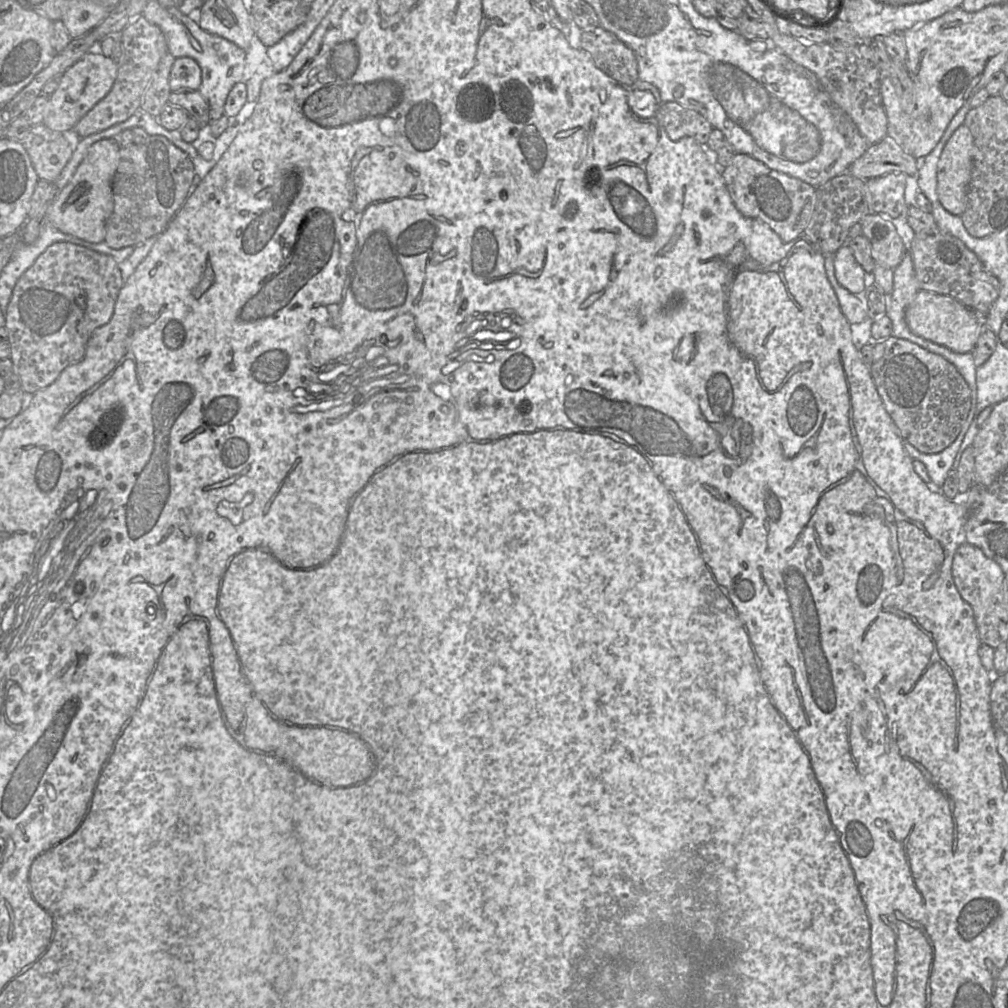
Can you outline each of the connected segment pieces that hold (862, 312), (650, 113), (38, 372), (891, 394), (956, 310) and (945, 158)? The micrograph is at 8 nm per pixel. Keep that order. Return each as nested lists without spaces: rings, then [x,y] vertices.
[[[824,254],[824,265],[840,309],[848,322],[850,324],[863,322],[868,317],[868,307],[863,296],[852,294],[838,283],[834,272],[834,255]]]
[[[636,80],[631,86],[622,86],[627,89],[627,101],[631,109],[631,112],[640,118],[651,118],[654,117],[658,107],[662,103],[659,90],[651,83]]]
[[[70,242],[50,245],[18,279],[4,312],[10,359],[25,393],[35,394],[52,385],[70,366],[84,356],[93,332],[110,321],[124,284],[119,264],[106,254]]]
[[[890,336],[874,341],[870,374],[883,406],[903,440],[918,451],[935,454],[943,451],[959,435],[970,408],[970,388],[956,367],[939,354]]]
[[[919,290],[905,312],[907,325],[912,333],[956,353],[971,353],[984,330],[983,318],[965,307],[955,298]]]
[[[965,124],[946,142],[937,165],[937,194],[943,208],[961,216],[967,205],[967,190],[973,169],[974,139]]]

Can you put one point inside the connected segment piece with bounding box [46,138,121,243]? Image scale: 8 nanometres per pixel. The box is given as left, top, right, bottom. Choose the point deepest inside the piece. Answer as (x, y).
(82, 208)

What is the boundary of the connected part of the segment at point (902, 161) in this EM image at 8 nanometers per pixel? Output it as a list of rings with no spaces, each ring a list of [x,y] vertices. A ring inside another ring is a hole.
[[[886,136],[869,145],[864,154],[855,160],[847,171],[862,180],[883,176],[888,173],[916,175],[917,159],[906,153],[894,138]]]

